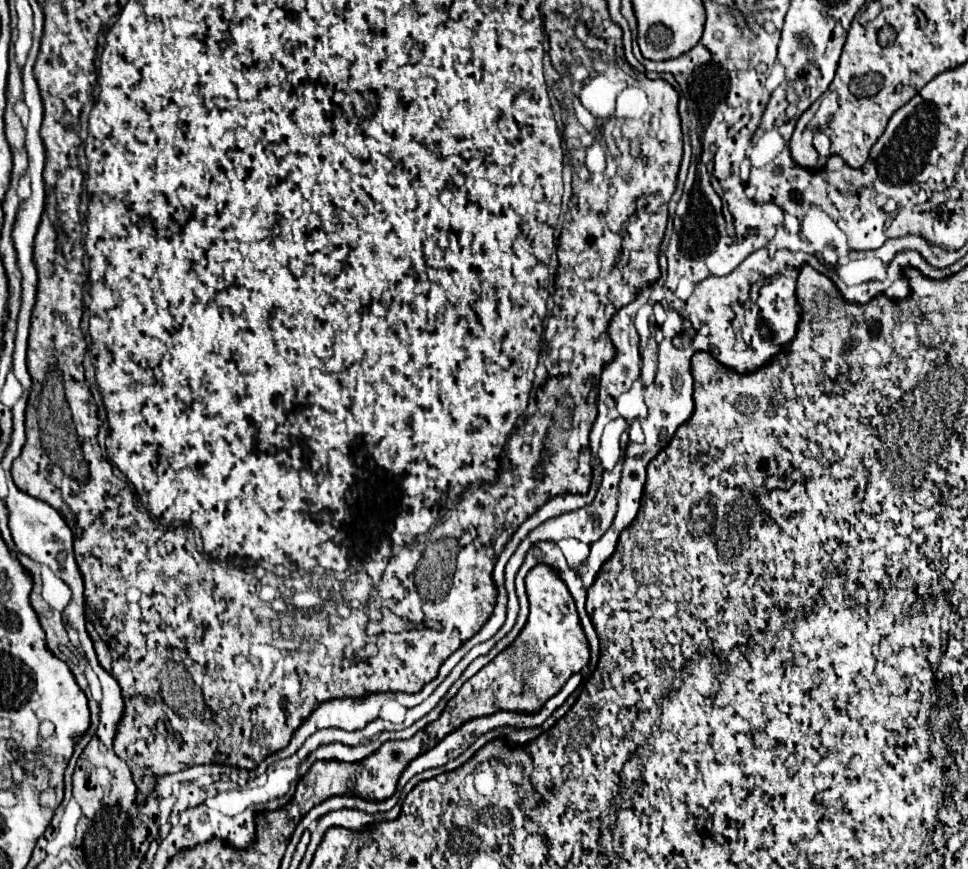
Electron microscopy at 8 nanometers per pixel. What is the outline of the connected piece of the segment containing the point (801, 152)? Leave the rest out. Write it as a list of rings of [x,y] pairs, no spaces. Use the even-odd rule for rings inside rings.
[[[817,100],[802,114],[802,118],[798,120],[796,130],[794,130],[789,142],[789,149],[794,162],[813,170],[822,169],[827,163],[827,158],[820,156],[813,146],[812,136],[814,131],[808,130],[808,123],[812,120],[812,116],[816,114],[819,105],[820,100]]]

